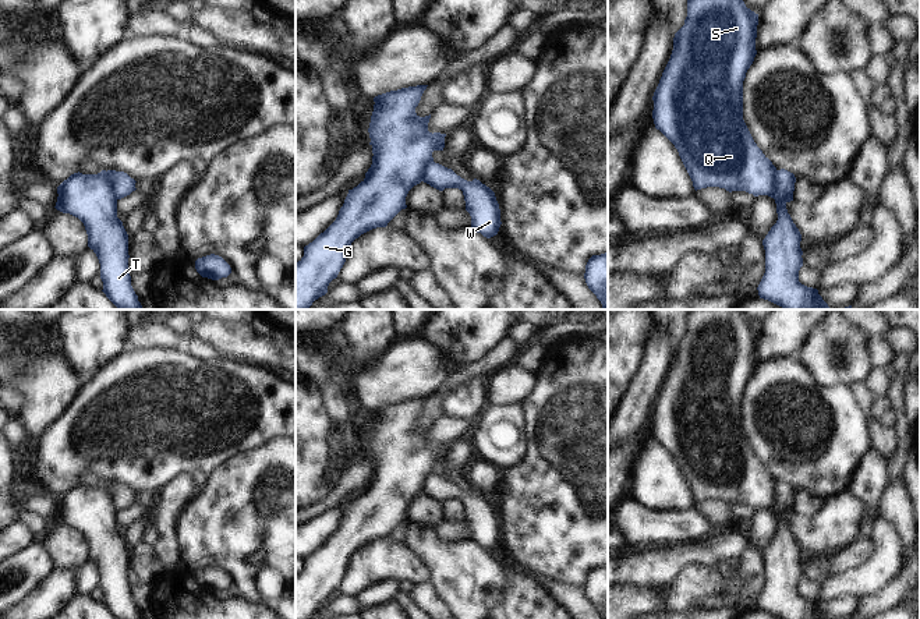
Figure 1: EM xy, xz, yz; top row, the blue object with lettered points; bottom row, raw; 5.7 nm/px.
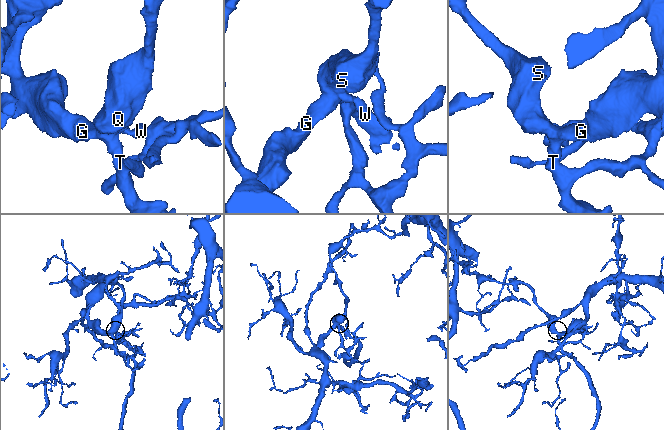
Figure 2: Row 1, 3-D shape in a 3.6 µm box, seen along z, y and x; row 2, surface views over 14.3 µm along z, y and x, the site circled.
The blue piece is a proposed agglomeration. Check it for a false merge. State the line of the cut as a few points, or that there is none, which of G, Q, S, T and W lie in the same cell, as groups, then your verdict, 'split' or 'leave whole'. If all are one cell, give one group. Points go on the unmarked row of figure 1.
yz (777, 483), (775, 506), (781, 510), (792, 509) | G Q S T / W | split

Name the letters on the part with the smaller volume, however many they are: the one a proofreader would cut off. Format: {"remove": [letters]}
{"remove": ["W"]}

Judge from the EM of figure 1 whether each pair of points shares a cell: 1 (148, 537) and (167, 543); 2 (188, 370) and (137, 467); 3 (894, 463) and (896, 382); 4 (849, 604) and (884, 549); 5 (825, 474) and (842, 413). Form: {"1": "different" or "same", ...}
{"1": "different", "2": "same", "3": "same", "4": "different", "5": "same"}

